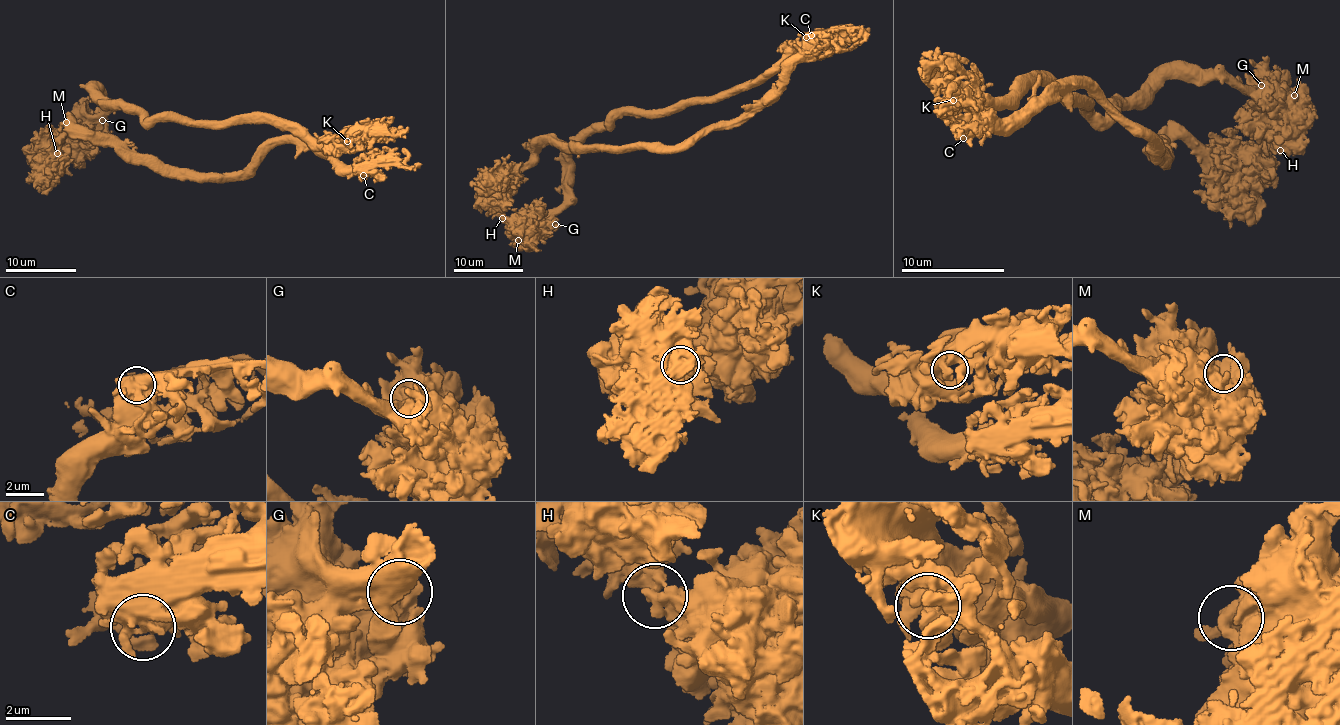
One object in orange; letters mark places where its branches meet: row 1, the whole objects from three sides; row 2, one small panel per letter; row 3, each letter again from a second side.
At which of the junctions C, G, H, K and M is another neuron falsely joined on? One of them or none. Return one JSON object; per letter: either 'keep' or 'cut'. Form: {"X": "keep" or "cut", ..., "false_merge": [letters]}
{"C": "keep", "G": "keep", "H": "cut", "K": "keep", "M": "keep", "false_merge": ["H"]}

